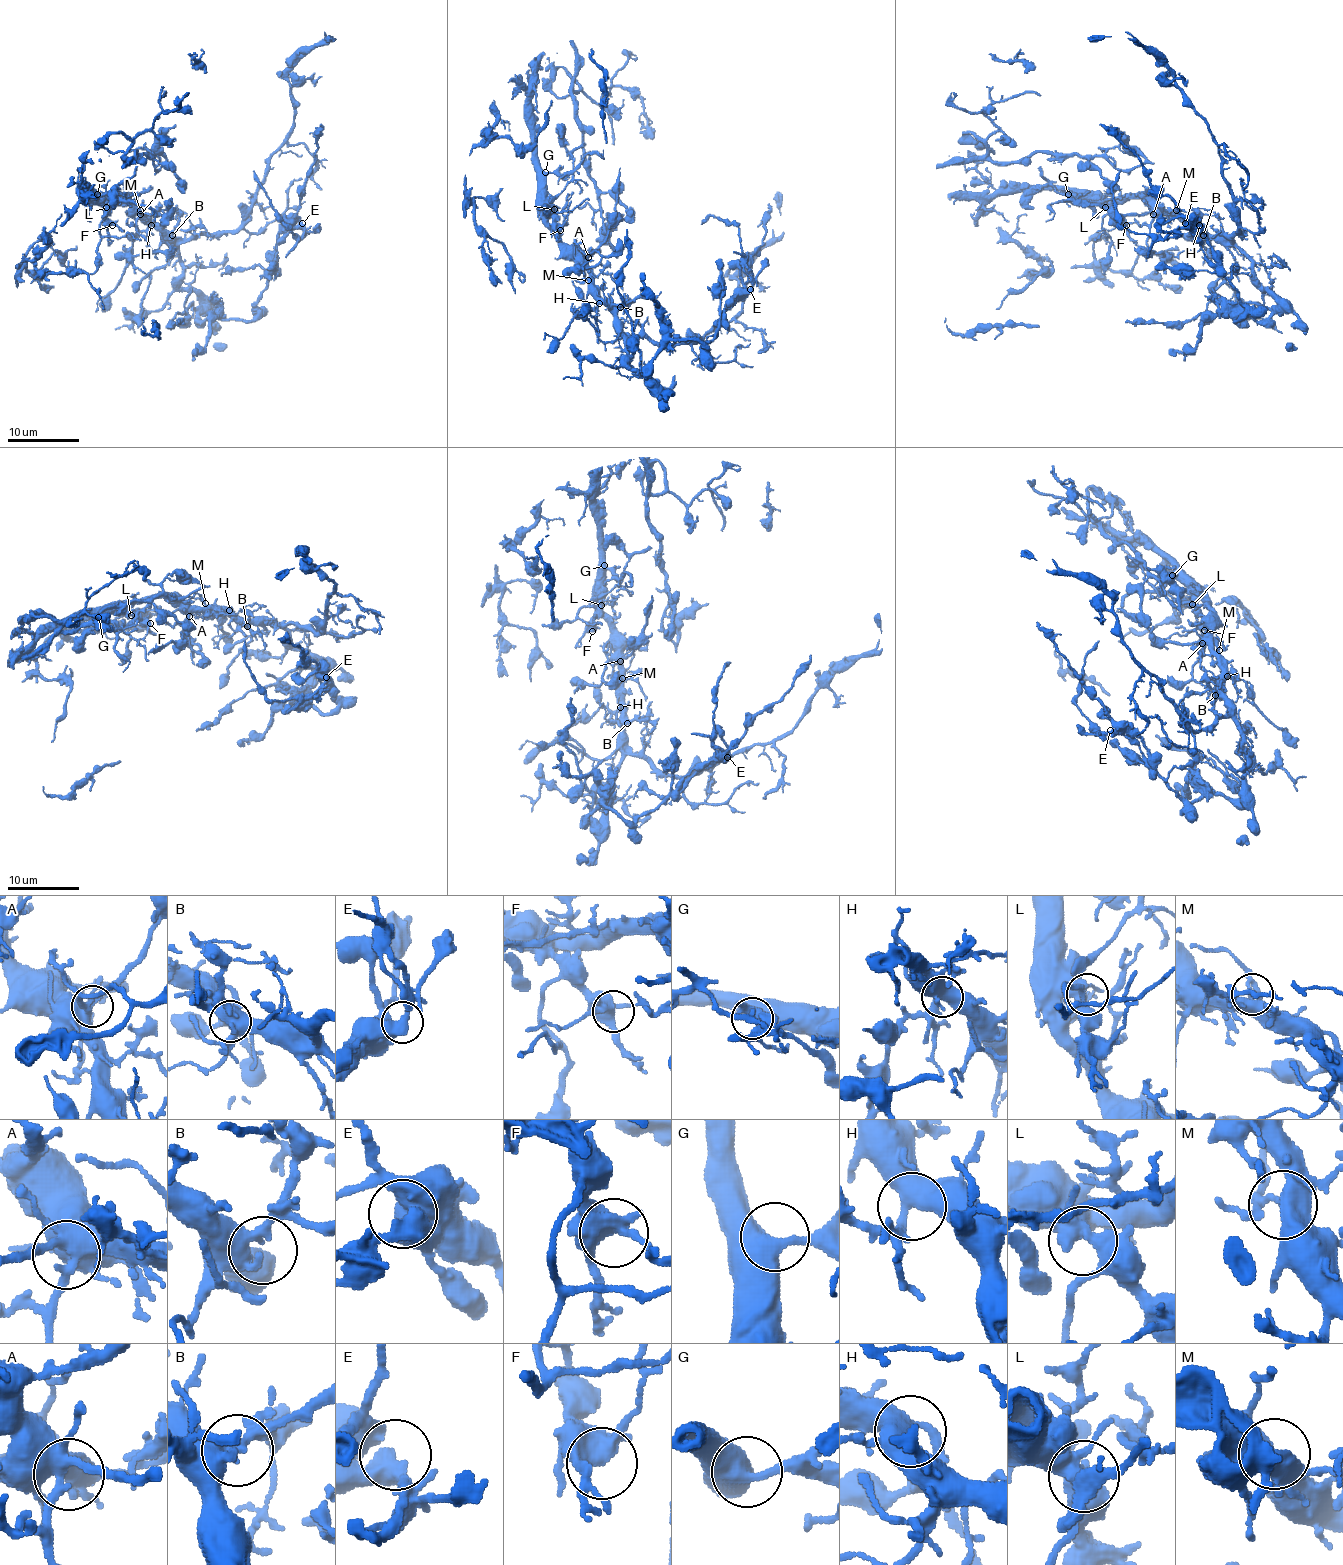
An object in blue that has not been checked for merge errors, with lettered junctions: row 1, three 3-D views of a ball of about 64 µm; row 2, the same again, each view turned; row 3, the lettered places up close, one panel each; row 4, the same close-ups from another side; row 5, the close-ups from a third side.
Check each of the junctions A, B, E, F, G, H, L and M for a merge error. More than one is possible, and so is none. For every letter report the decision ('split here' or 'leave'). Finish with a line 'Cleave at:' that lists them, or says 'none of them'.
A: leave
B: leave
E: leave
F: leave
G: leave
H: leave
L: leave
M: leave
Cleave at: none of them

